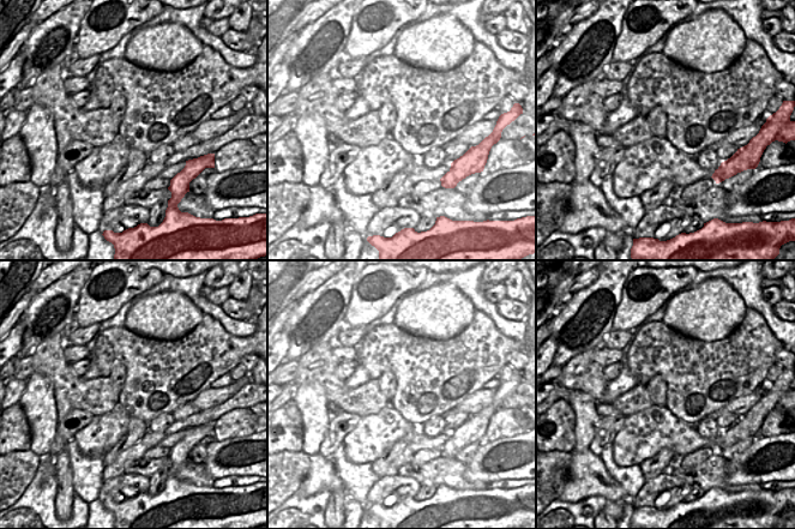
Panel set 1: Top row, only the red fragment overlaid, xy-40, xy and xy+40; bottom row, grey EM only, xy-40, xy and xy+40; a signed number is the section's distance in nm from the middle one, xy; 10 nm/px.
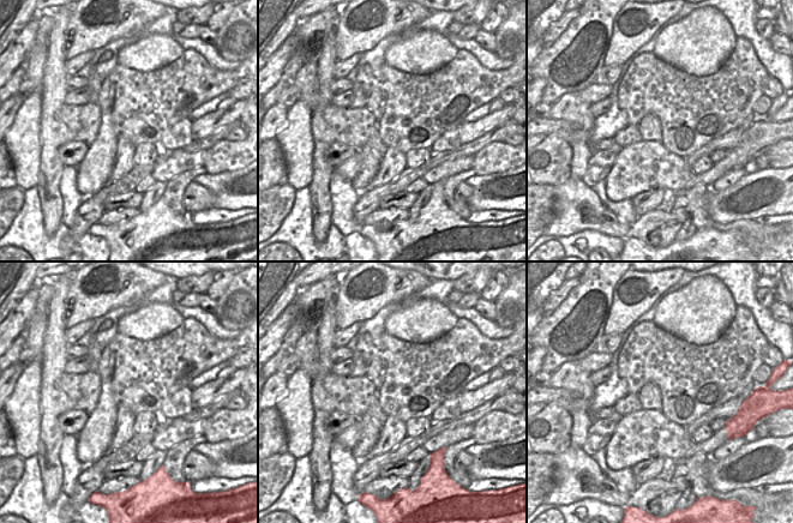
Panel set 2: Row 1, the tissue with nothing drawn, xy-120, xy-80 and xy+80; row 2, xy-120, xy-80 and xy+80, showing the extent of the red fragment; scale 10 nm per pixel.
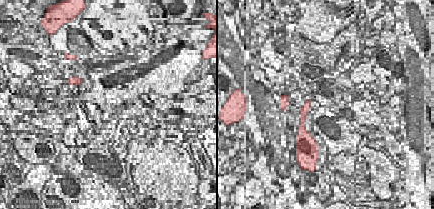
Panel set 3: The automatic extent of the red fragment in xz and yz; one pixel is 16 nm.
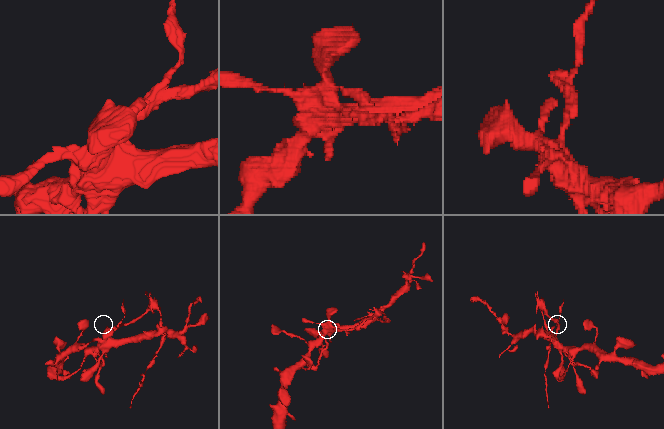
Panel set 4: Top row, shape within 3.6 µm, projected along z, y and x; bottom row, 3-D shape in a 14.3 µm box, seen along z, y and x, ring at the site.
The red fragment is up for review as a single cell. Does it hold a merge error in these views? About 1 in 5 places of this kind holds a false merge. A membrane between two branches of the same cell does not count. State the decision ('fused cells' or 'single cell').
fused cells

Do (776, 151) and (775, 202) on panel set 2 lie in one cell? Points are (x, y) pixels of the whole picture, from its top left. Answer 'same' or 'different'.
different

